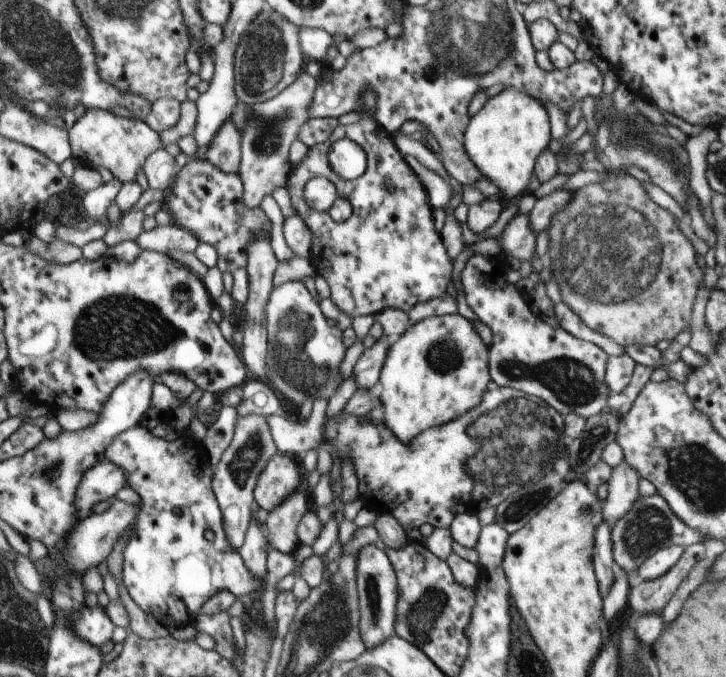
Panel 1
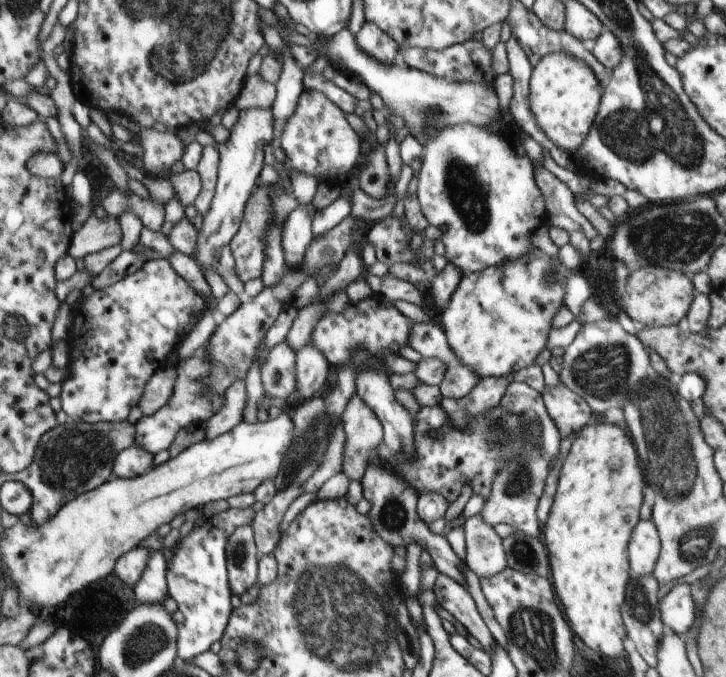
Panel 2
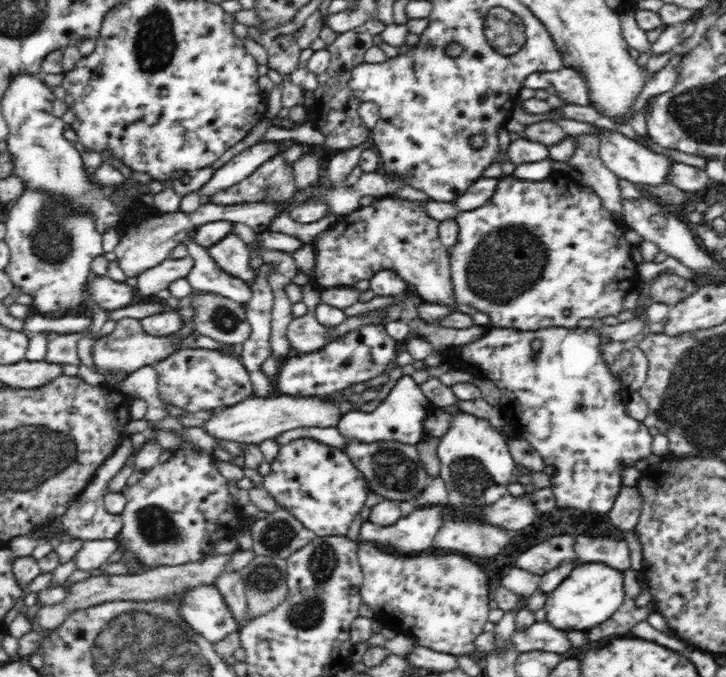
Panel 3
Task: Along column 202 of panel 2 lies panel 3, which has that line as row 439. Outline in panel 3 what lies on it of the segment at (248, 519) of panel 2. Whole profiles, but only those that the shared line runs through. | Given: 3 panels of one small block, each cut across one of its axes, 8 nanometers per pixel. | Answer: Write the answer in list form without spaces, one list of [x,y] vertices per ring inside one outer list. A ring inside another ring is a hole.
[[[549,325],[548,327],[537,327],[536,330],[523,330],[512,327],[496,327],[490,334],[480,338],[478,342],[470,346],[462,346],[456,350],[462,350],[462,356],[445,355],[444,362],[449,365],[458,364],[464,372],[474,372],[474,374],[484,374],[488,376],[494,384],[500,389],[500,408],[505,418],[505,424],[508,424],[519,438],[524,438],[530,446],[540,454],[546,466],[552,466],[555,473],[551,475],[550,488],[556,498],[558,508],[574,508],[580,512],[592,512],[592,514],[604,515],[614,507],[617,497],[620,495],[622,484],[622,468],[624,466],[638,466],[640,460],[652,460],[651,448],[653,436],[649,433],[648,427],[644,422],[634,420],[631,416],[626,416],[626,401],[629,398],[629,390],[624,386],[622,376],[612,373],[612,366],[608,364],[602,356],[600,336],[591,328],[582,329],[582,327],[566,327],[566,325]],[[532,340],[540,340],[542,346],[539,350],[532,349]]]

